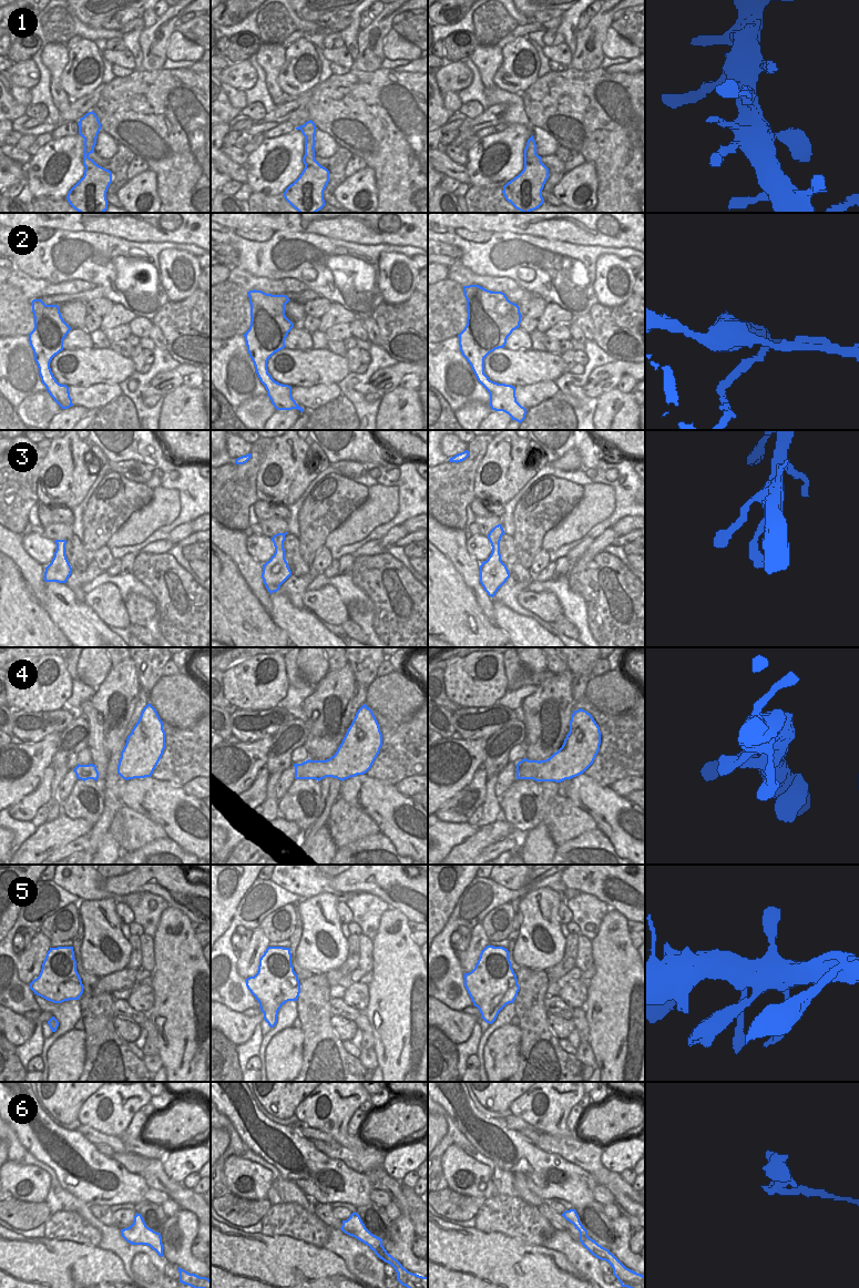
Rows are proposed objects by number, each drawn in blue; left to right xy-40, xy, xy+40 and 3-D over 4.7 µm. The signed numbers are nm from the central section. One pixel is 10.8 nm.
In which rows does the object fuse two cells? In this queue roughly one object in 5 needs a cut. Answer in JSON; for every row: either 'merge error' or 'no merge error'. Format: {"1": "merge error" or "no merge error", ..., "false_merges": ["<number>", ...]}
{"1": "no merge error", "2": "merge error", "3": "no merge error", "4": "no merge error", "5": "no merge error", "6": "merge error", "false_merges": ["2", "6"]}

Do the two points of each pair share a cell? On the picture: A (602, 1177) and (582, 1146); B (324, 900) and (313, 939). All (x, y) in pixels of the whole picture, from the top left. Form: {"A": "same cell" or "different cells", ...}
{"A": "same cell", "B": "same cell"}

